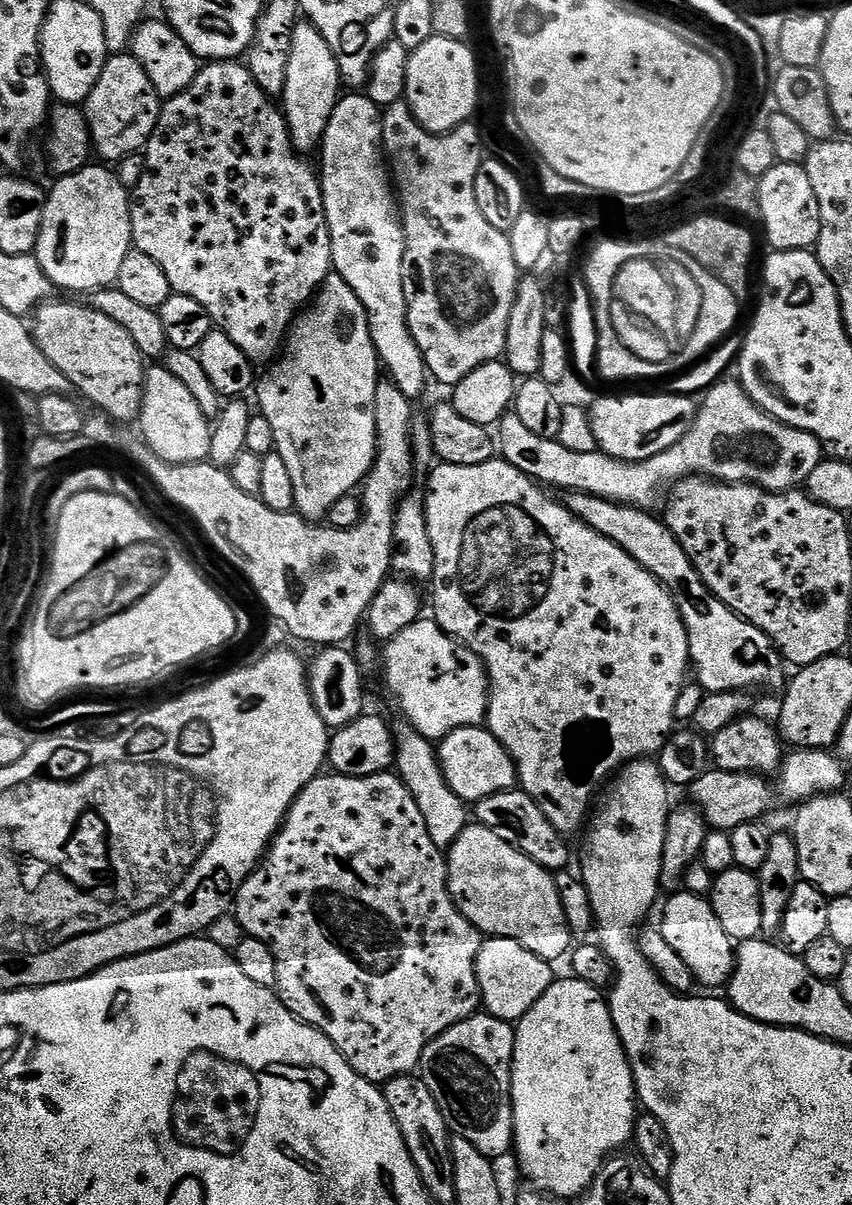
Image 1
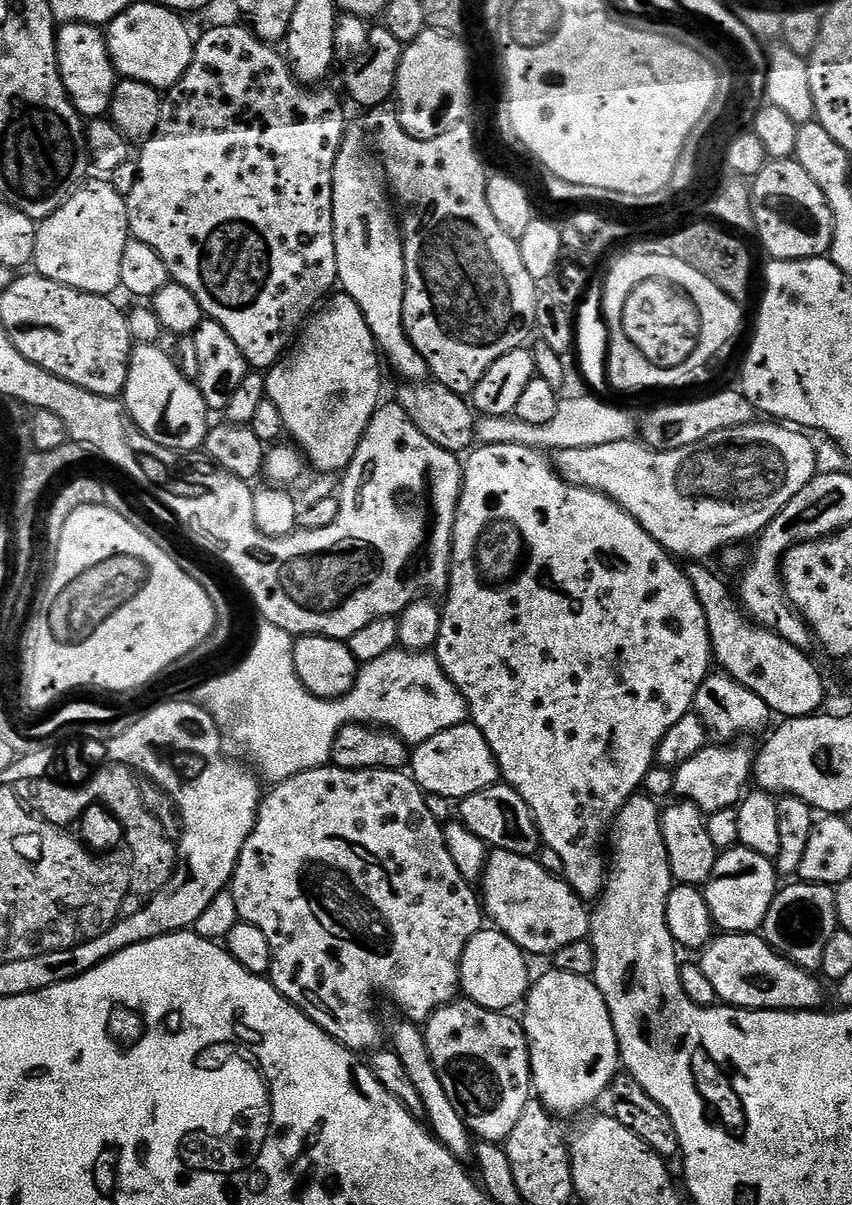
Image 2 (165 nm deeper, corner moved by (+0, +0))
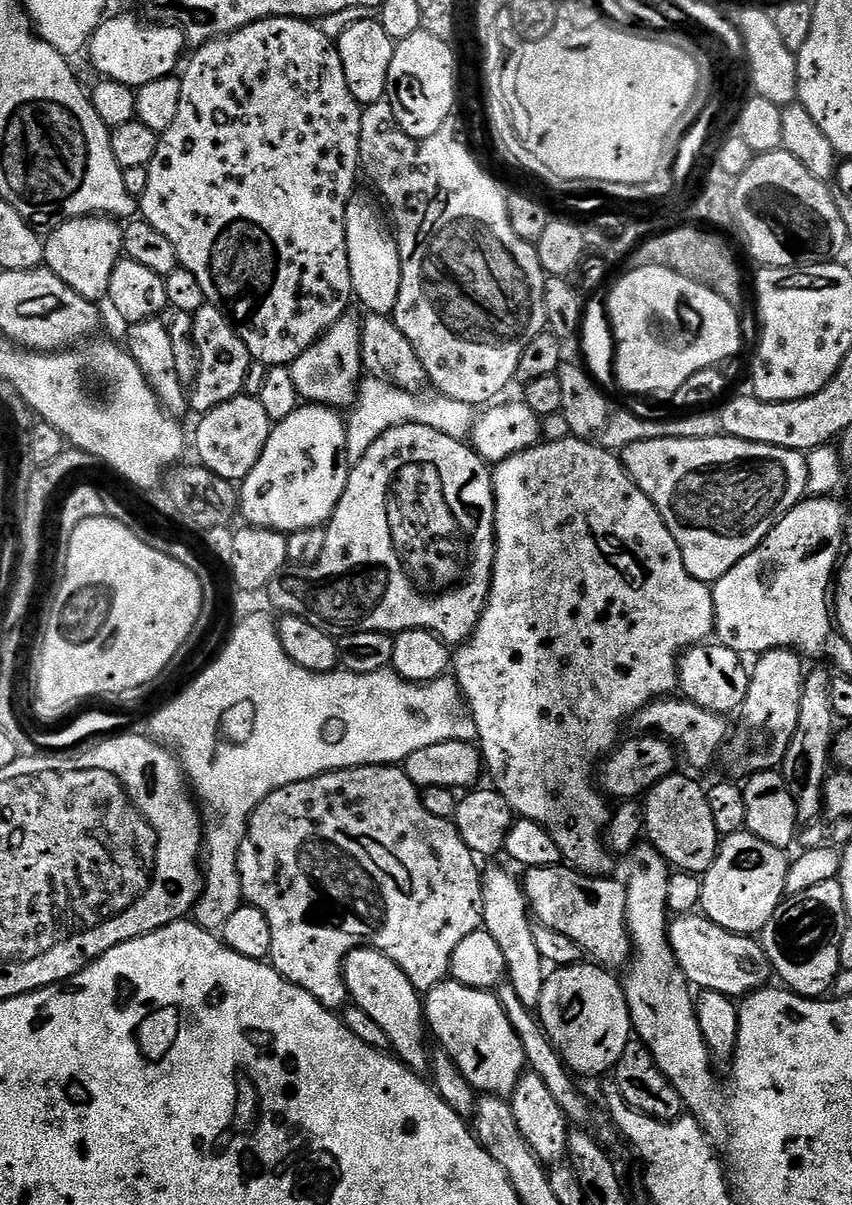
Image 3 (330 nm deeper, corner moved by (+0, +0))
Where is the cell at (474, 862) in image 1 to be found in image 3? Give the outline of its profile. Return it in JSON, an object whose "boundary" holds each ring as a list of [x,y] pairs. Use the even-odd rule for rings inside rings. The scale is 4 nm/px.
{"boundary":[[[567,867],[530,868],[523,873],[522,887],[531,915],[536,924],[545,924],[566,938],[574,938],[585,957],[609,969],[627,965],[630,959],[628,919],[626,918],[626,890],[621,881],[603,876],[579,877],[575,880]]]}

